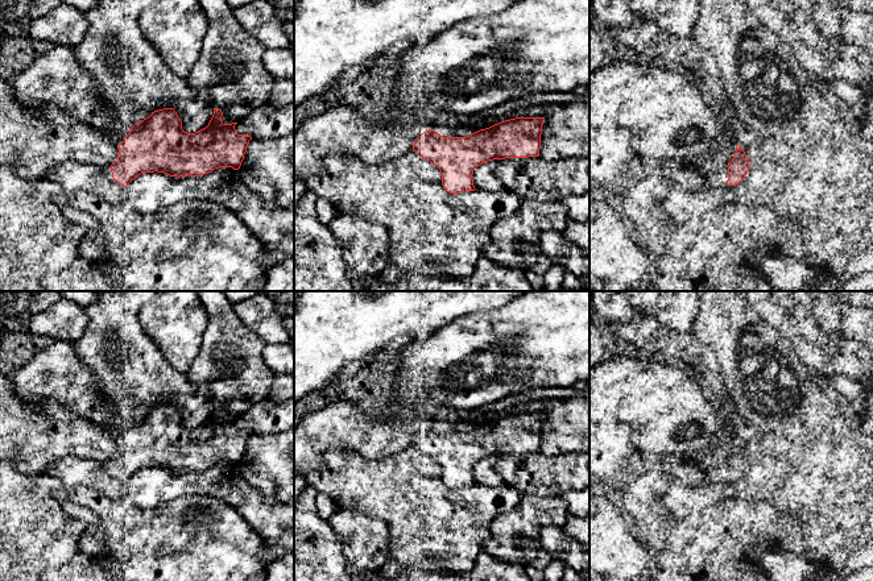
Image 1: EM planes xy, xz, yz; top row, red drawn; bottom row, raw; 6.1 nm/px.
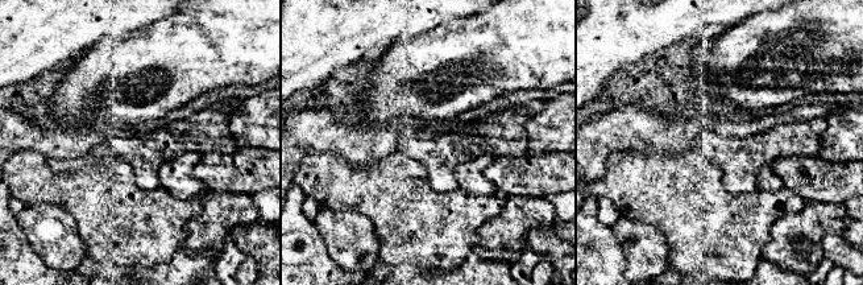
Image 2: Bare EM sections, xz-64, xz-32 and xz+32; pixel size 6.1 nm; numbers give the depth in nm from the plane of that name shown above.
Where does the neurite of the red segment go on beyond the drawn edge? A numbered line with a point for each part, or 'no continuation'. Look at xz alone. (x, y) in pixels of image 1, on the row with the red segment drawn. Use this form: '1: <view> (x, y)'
1: xz (342, 129)

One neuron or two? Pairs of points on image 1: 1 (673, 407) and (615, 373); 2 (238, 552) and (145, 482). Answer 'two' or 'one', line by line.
1: one
2: two

